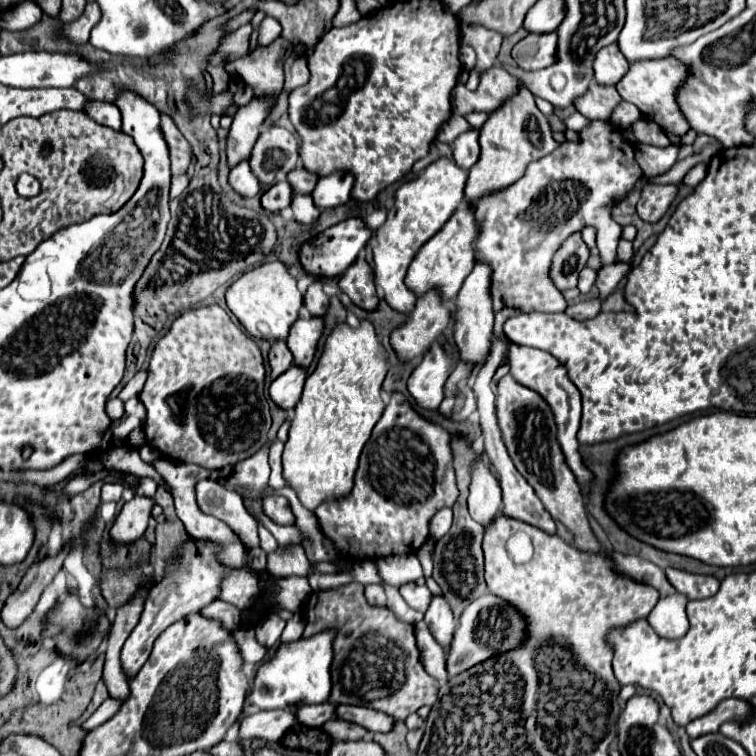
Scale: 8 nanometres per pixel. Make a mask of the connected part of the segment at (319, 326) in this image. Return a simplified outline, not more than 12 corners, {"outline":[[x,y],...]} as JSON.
{"outline":[[305,316],[291,326],[287,346],[295,364],[313,362],[325,328],[323,316]]}

